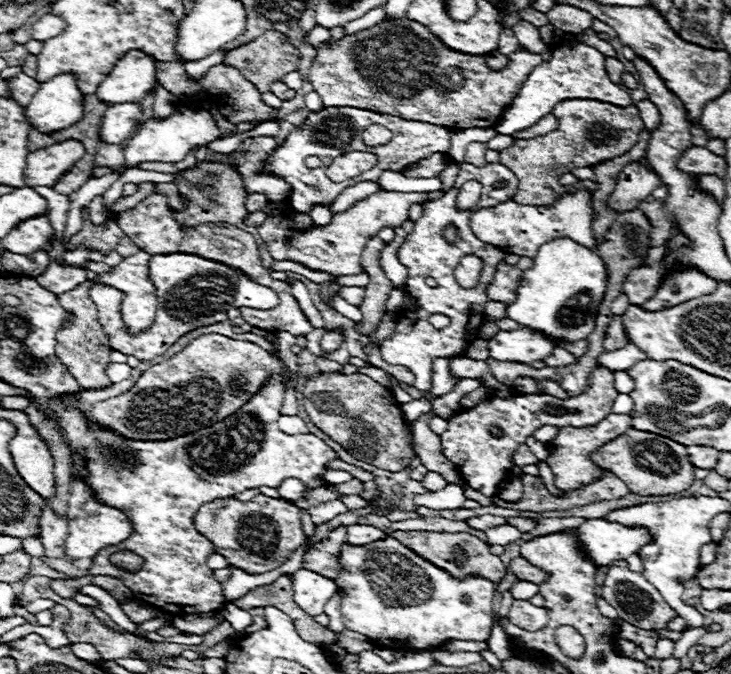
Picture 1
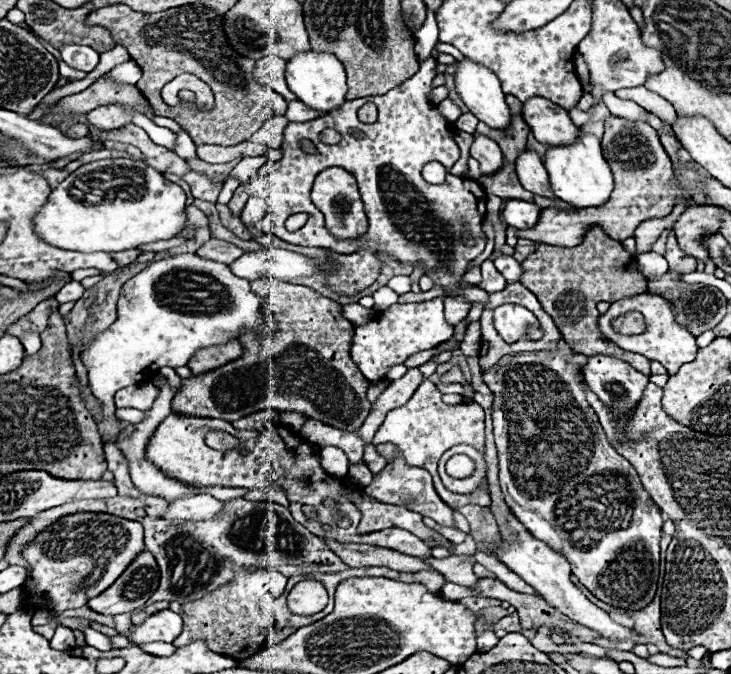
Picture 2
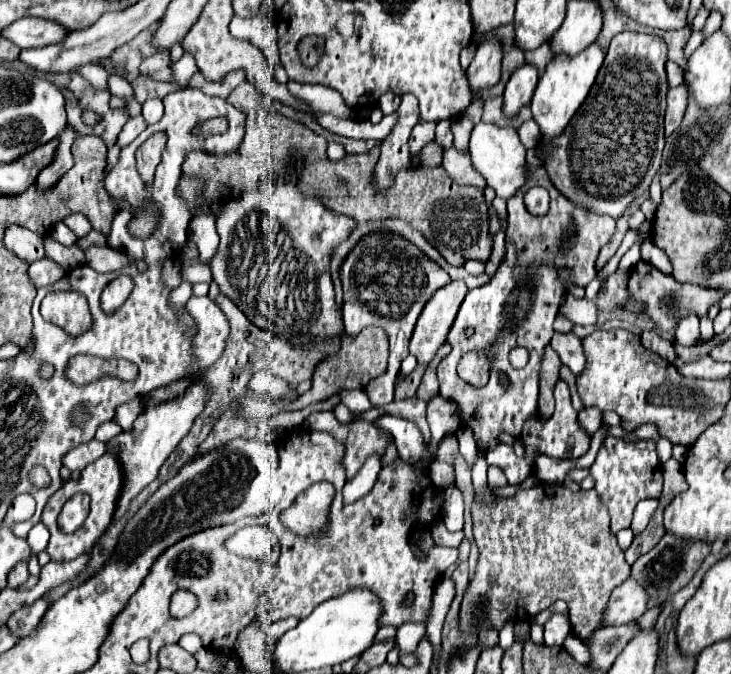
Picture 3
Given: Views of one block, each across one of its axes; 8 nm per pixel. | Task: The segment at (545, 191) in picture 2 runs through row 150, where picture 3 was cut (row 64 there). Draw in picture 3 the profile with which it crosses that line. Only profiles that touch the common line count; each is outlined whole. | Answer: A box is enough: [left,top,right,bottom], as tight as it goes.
[504,64,538,116]

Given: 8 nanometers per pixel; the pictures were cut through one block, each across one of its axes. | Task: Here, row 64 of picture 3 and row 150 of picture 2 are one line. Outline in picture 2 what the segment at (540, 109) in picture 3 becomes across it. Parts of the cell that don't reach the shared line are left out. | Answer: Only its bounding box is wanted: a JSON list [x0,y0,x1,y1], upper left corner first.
[544,134,612,208]

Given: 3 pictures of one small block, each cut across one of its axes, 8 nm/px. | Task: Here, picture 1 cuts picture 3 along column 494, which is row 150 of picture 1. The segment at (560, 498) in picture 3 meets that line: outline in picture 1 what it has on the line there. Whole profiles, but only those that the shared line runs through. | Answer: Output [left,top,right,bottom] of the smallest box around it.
[498,100,644,206]

